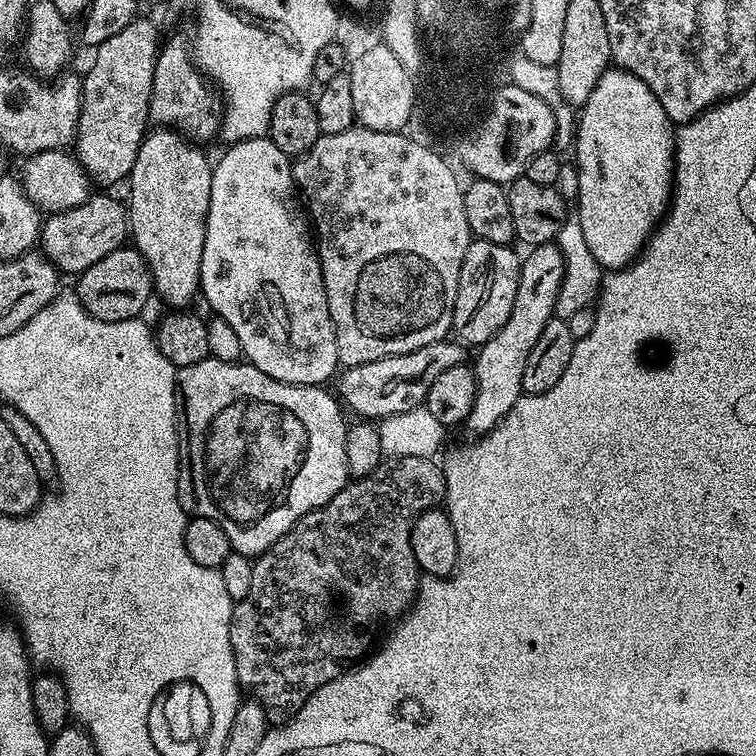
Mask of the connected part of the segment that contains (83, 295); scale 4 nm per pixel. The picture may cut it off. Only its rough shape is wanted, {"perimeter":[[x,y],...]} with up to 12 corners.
{"perimeter":[[121,246],[79,273],[84,311],[139,317],[154,290],[148,266]]}

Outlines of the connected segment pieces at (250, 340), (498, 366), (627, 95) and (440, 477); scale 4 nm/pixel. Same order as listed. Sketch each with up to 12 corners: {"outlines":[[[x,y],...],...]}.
{"outlines":[[[215,161],[200,292],[247,363],[338,372],[293,161]],[[537,244],[518,268],[506,322],[479,345],[466,424],[492,429],[556,311],[564,256]],[[607,70],[575,125],[579,230],[601,269],[674,192],[674,121]],[[435,459],[301,516],[232,609],[241,689],[287,724],[409,611]]]}

